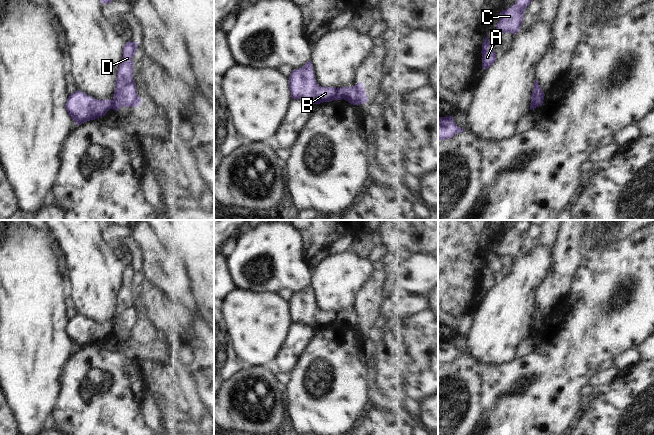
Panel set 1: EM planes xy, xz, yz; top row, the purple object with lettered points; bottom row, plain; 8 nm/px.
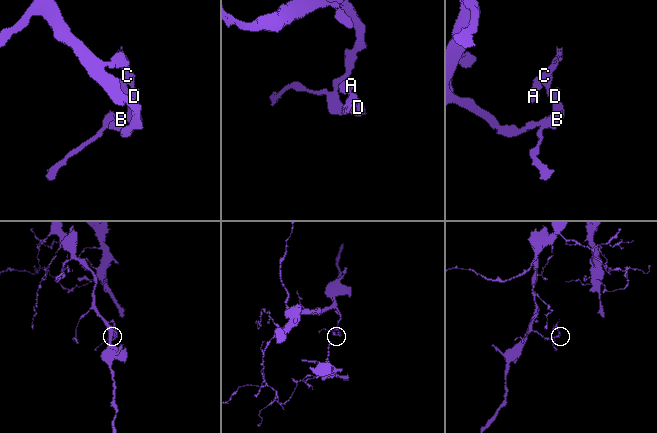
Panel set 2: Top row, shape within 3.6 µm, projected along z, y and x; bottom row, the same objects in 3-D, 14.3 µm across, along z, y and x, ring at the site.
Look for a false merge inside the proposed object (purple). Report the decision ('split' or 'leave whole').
split

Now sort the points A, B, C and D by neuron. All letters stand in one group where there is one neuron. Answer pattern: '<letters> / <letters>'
A C D / B

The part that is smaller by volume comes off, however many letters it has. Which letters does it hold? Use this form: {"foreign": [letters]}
{"foreign": ["A", "C", "D"]}

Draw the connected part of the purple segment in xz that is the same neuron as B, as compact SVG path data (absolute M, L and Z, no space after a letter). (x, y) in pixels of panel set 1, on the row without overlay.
M311 285L302 292L293 293L289 301L292 323L300 323L311 328L332 326L337 315L334 311L321 311L317 308Z

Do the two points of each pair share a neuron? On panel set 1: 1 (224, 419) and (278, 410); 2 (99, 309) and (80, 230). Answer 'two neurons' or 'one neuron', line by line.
1: one neuron
2: one neuron

